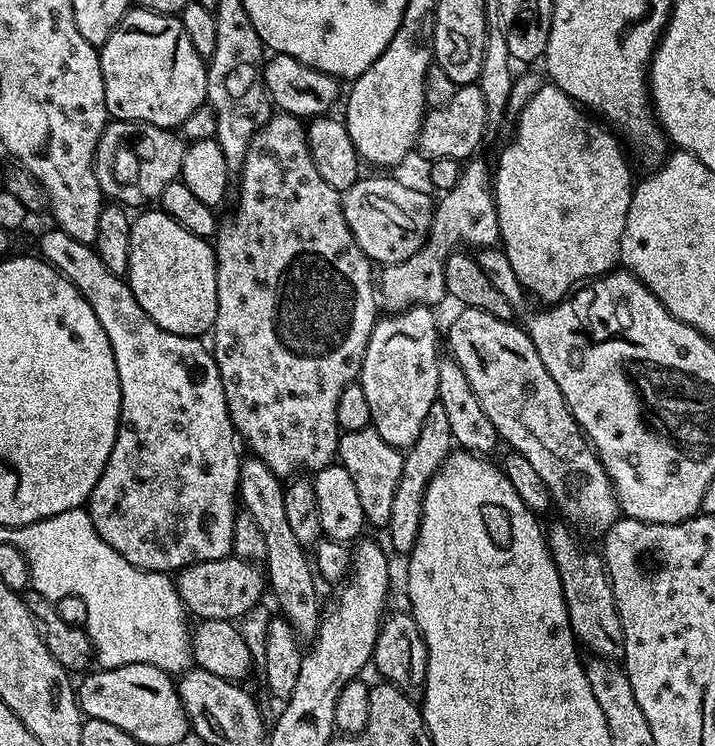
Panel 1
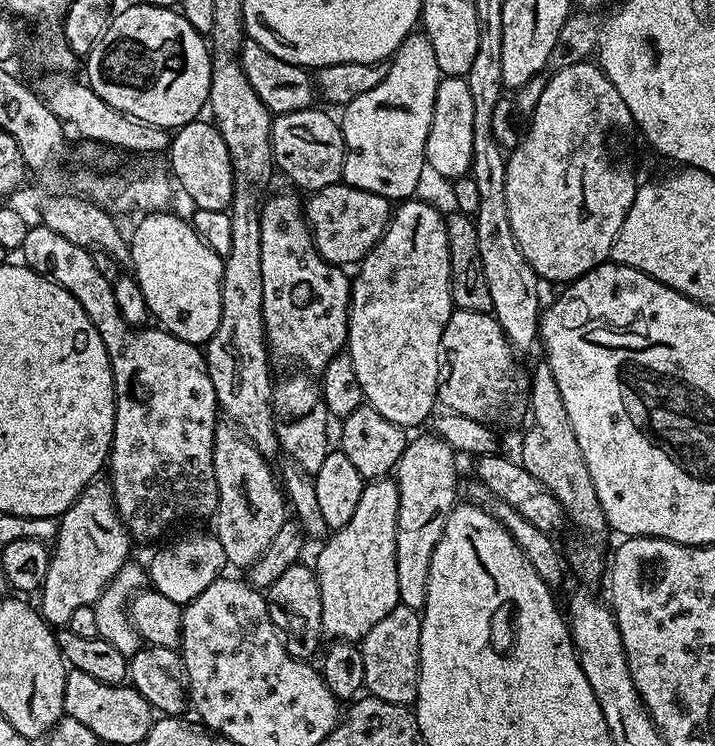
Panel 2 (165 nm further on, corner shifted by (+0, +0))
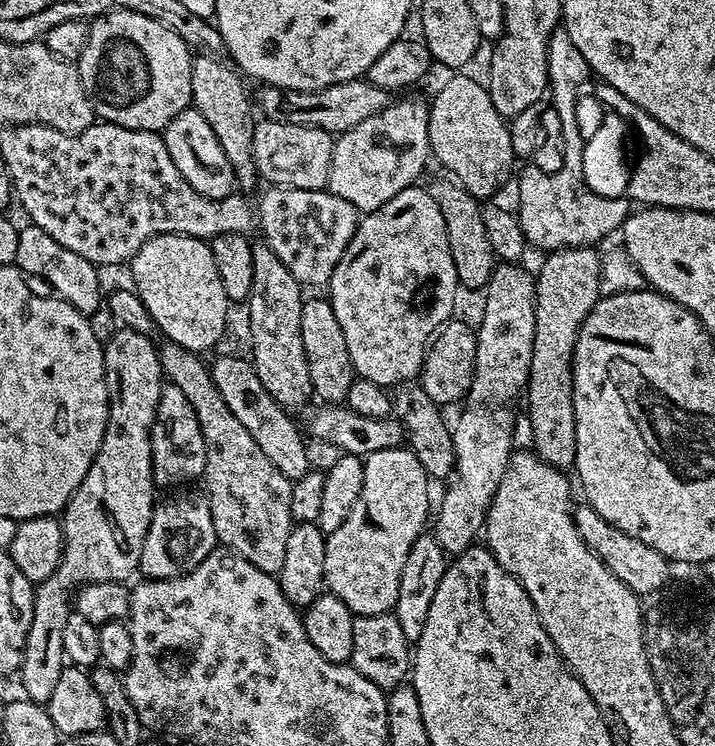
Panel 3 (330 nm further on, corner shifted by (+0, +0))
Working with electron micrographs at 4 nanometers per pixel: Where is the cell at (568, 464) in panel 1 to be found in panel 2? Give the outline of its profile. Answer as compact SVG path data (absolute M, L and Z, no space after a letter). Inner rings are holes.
M453 311L446 330L442 330L437 401L447 411L475 420L484 420L495 412L516 412L519 408L521 411L530 380L516 369L515 358L512 343L491 312Z

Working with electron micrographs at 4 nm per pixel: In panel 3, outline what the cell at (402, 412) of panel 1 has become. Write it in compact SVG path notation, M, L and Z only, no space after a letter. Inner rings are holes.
M413 186L394 194L394 198L390 198L390 202L383 204L378 210L367 213L361 219L356 226L356 233L350 242L350 246L346 246L346 254L342 254L331 280L326 285L326 291L329 292L327 292L327 295L332 301L334 318L338 318L338 322L342 326L342 335L346 338L346 350L350 350L352 369L354 369L359 379L369 380L389 390L415 381L419 377L420 368L424 364L424 354L428 350L432 337L436 335L441 326L453 319L452 307L456 304L456 292L458 293L454 258L450 258L450 242L446 238L446 222L442 222L442 210L438 206L435 195L431 191L427 192L426 189L420 187Z

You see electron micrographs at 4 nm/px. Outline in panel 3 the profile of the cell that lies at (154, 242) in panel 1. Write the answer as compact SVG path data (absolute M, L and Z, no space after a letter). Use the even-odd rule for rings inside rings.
M166 234L165 236L155 236L147 240L144 245L138 250L138 254L133 256L130 261L130 269L132 268L132 280L134 285L134 291L140 300L146 306L146 310L149 311L149 317L152 319L153 325L157 329L160 328L165 333L163 334L167 339L173 340L178 346L188 348L192 352L197 354L204 354L207 348L212 348L220 340L220 335L224 332L224 323L228 320L228 307L230 307L230 301L226 290L222 286L222 278L218 278L218 266L214 266L214 254L211 247L205 241L194 238L193 236L179 236L178 234Z

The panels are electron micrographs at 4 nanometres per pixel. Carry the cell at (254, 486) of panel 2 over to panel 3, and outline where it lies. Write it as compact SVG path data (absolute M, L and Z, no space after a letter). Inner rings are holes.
M165 339L159 345L160 368L164 371L167 383L178 386L182 394L186 394L186 402L194 406L194 414L198 418L198 426L202 426L202 438L206 442L206 466L202 477L203 491L208 498L210 514L214 518L216 539L229 552L237 552L250 566L258 566L258 570L279 574L282 570L282 561L286 559L286 538L290 538L293 518L290 514L290 490L292 481L258 450L258 442L250 438L250 434L230 414L230 406L222 402L222 394L218 394L218 386L214 386L212 369L207 363L203 364L201 357L188 348L178 346L173 340Z

